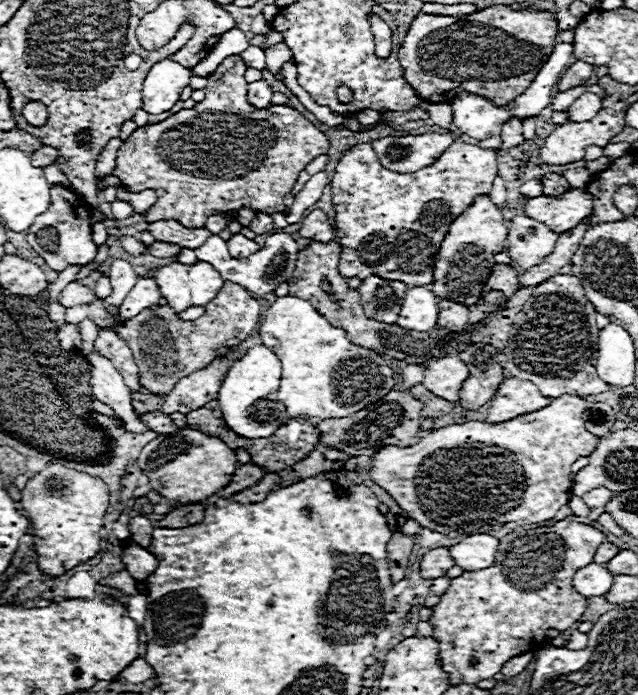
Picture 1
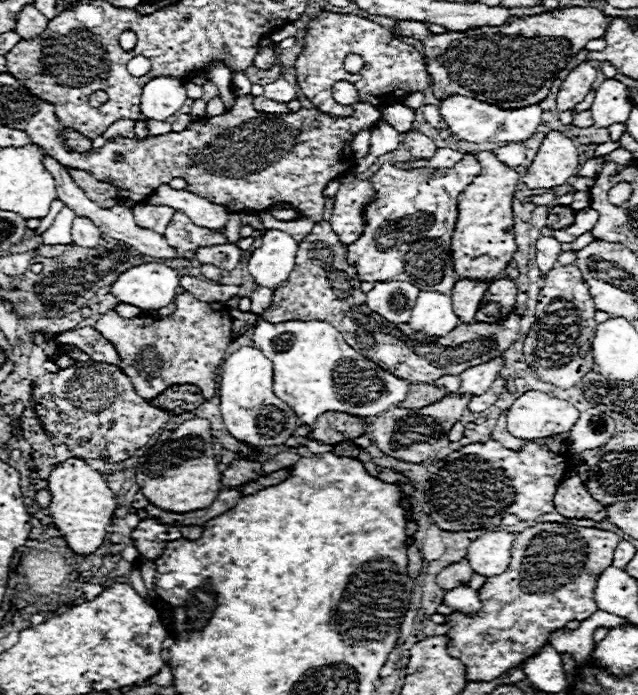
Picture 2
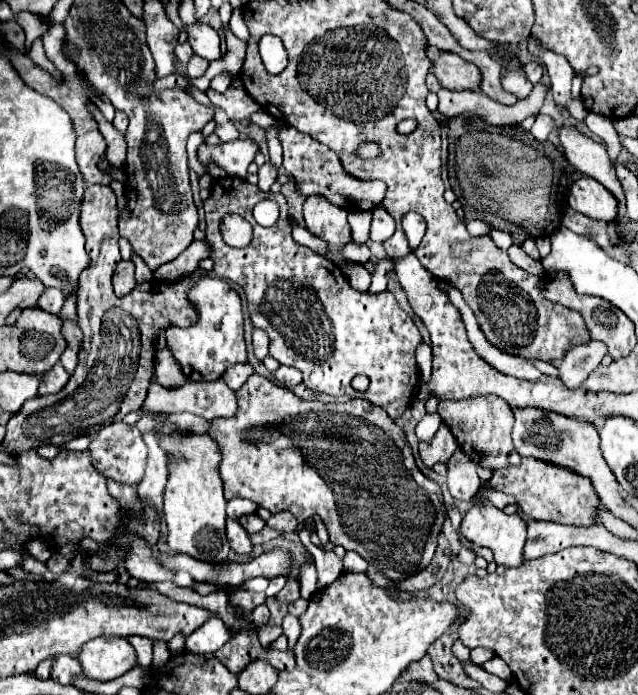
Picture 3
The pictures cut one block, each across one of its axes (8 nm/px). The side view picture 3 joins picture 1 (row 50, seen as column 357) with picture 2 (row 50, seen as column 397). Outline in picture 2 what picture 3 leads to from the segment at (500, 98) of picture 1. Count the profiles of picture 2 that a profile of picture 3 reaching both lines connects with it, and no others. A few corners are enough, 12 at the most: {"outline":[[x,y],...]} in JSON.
{"outline":[[556,8],[504,26],[432,34],[436,98],[494,94],[504,108],[542,102],[556,74],[608,16]]}

